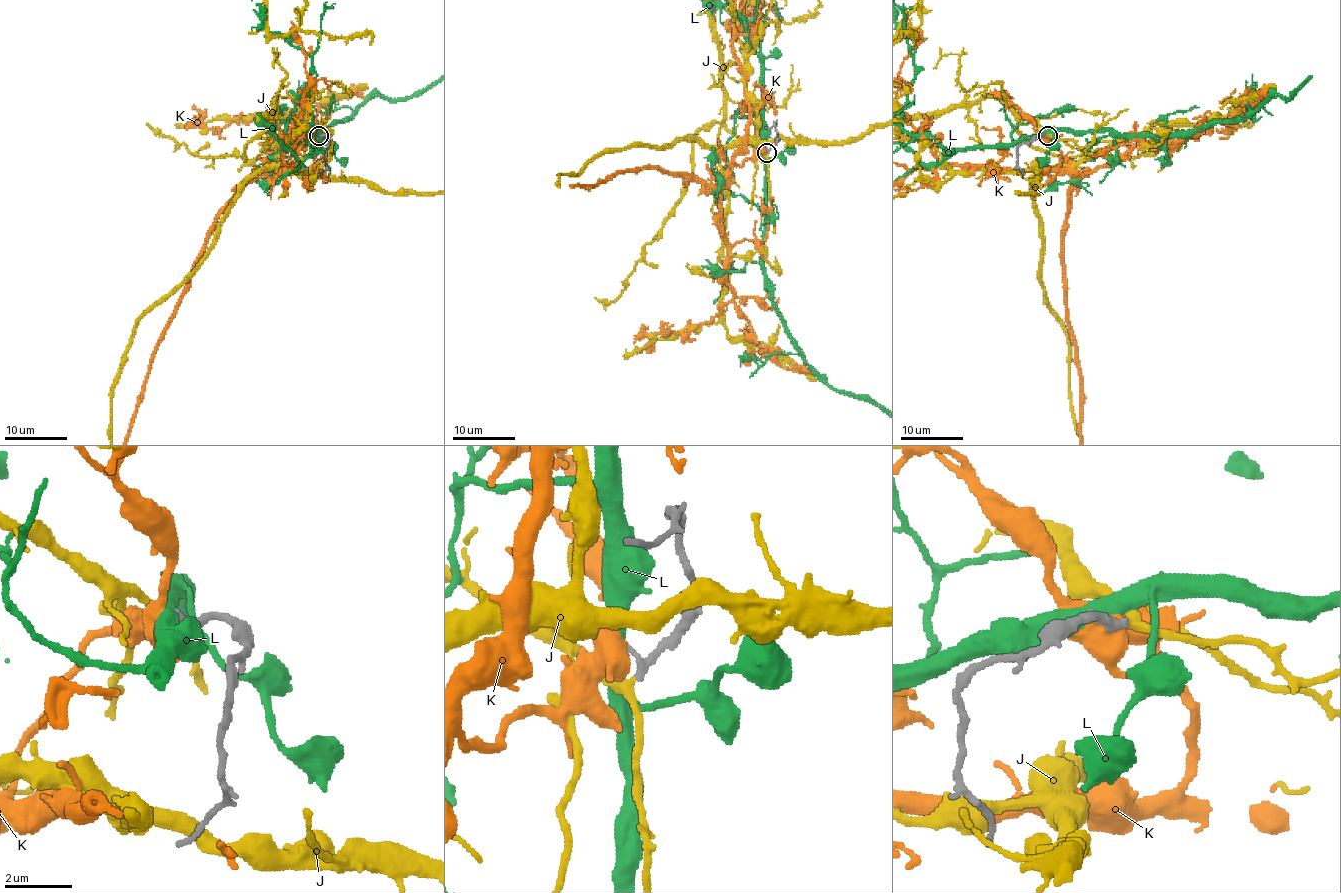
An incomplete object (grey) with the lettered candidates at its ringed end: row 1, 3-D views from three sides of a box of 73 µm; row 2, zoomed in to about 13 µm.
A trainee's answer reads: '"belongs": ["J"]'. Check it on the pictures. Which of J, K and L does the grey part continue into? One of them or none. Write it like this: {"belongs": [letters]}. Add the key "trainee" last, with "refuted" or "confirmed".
{"belongs": ["J"], "trainee": "confirmed"}

